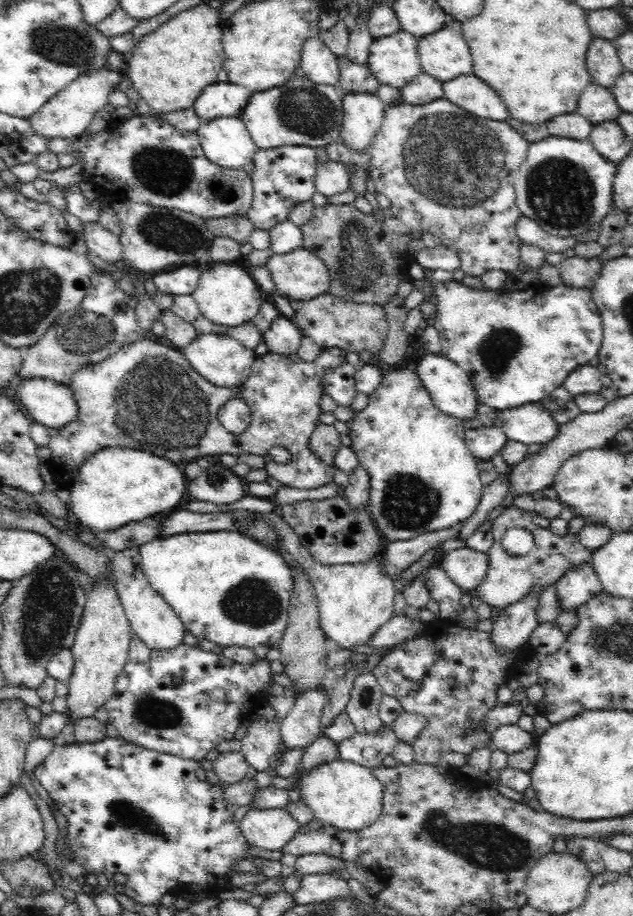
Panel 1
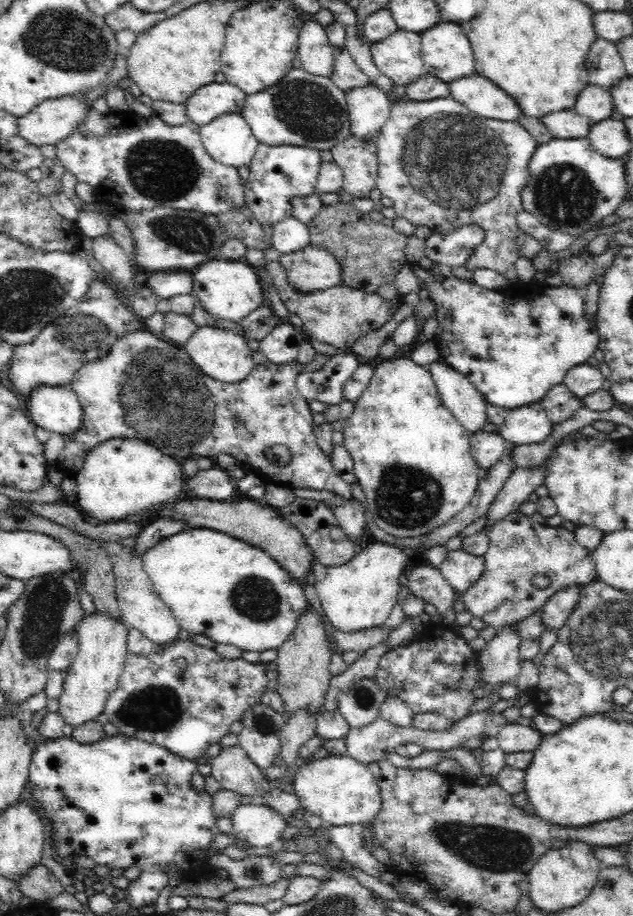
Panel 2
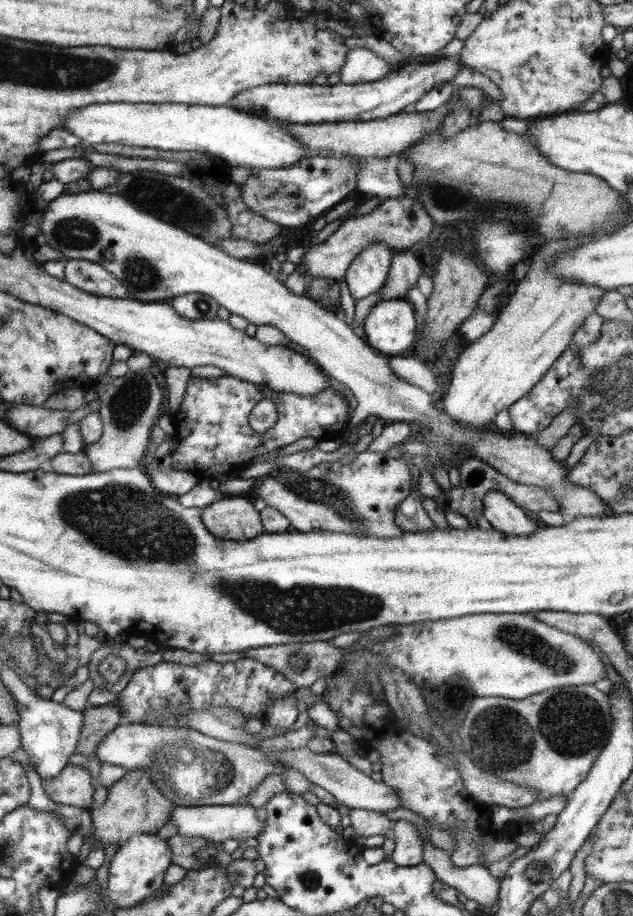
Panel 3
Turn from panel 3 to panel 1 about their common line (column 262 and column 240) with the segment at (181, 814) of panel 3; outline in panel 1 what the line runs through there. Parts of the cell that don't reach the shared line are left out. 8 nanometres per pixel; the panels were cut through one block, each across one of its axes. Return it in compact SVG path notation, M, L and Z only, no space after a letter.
M252 808L240 820L240 832L250 846L260 850L282 850L302 824L298 824L286 810L258 810Z

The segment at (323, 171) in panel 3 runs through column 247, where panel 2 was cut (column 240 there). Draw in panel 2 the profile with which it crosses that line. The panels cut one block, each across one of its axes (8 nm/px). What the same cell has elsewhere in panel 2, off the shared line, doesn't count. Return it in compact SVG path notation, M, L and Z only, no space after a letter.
M86 112L84 122L62 142L56 144L56 160L62 162L66 170L78 176L78 182L86 182L94 188L96 204L106 204L112 212L116 210L154 210L156 206L170 206L176 210L190 210L200 214L214 214L222 216L232 208L246 206L246 182L238 176L238 168L224 166L210 158L208 150L202 144L200 126L184 124L184 126L170 126L158 116L142 118L134 112L128 116L98 116L96 112Z

